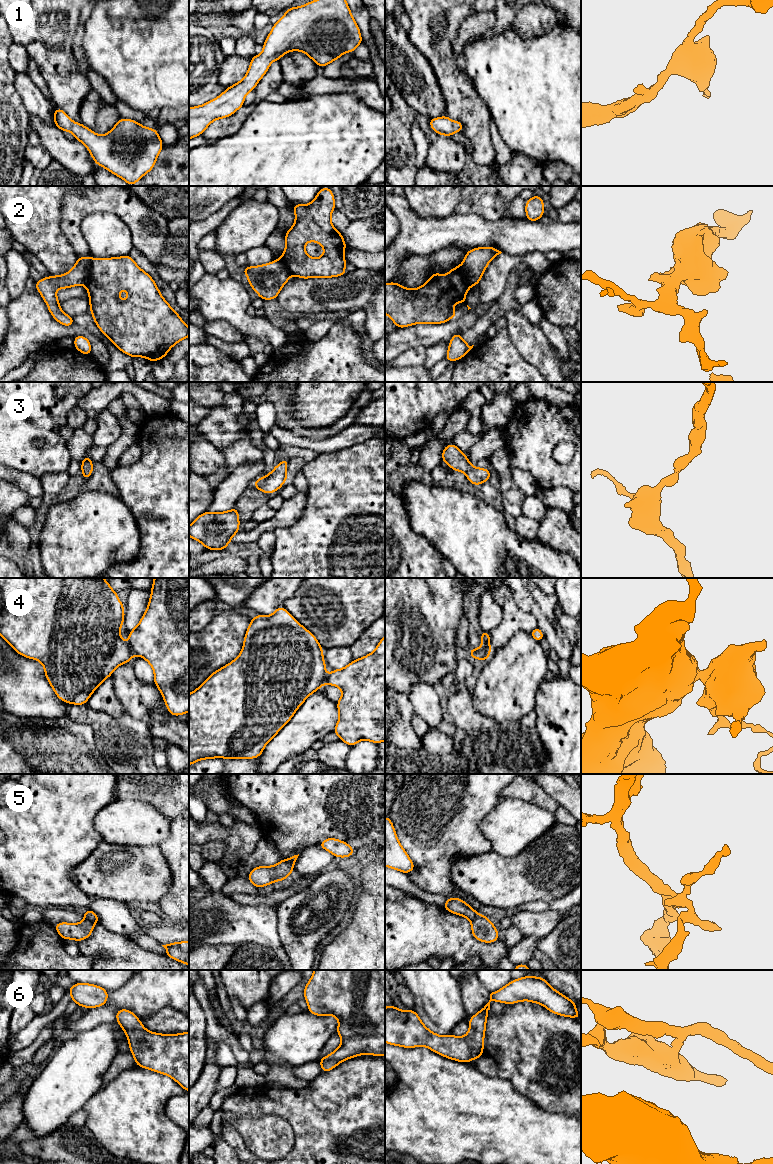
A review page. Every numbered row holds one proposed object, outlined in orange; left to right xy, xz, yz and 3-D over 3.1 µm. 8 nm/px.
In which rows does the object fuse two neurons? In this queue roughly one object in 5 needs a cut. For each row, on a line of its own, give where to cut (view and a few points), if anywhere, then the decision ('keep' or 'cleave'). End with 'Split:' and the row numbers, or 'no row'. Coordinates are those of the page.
1: no cut | keep
2: xy (92, 258), (90, 273), (84, 284) | cleave
3: no cut | keep
4: xy (128, 644), (133, 653) | cleave
5: xy (85, 916), (96, 922) | cleave
6: no cut | keep
Split: 2, 4, 5

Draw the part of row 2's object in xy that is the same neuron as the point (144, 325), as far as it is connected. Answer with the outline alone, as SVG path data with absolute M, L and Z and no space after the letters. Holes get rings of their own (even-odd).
M129 256L113 258L92 258L91 270L85 287L89 294L90 312L93 320L112 343L123 353L135 358L145 357L155 362L166 357L168 351L181 340L189 336L189 327L182 321L169 303L161 295L152 277L143 271ZM124 289L129 297L122 301L119 299L119 292Z

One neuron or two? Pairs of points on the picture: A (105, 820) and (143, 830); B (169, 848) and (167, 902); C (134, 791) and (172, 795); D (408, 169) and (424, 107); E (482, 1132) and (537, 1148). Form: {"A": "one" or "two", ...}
{"A": "one", "B": "one", "C": "one", "D": "two", "E": "one"}

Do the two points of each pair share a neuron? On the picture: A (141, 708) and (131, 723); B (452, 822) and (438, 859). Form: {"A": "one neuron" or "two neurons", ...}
{"A": "two neurons", "B": "one neuron"}

